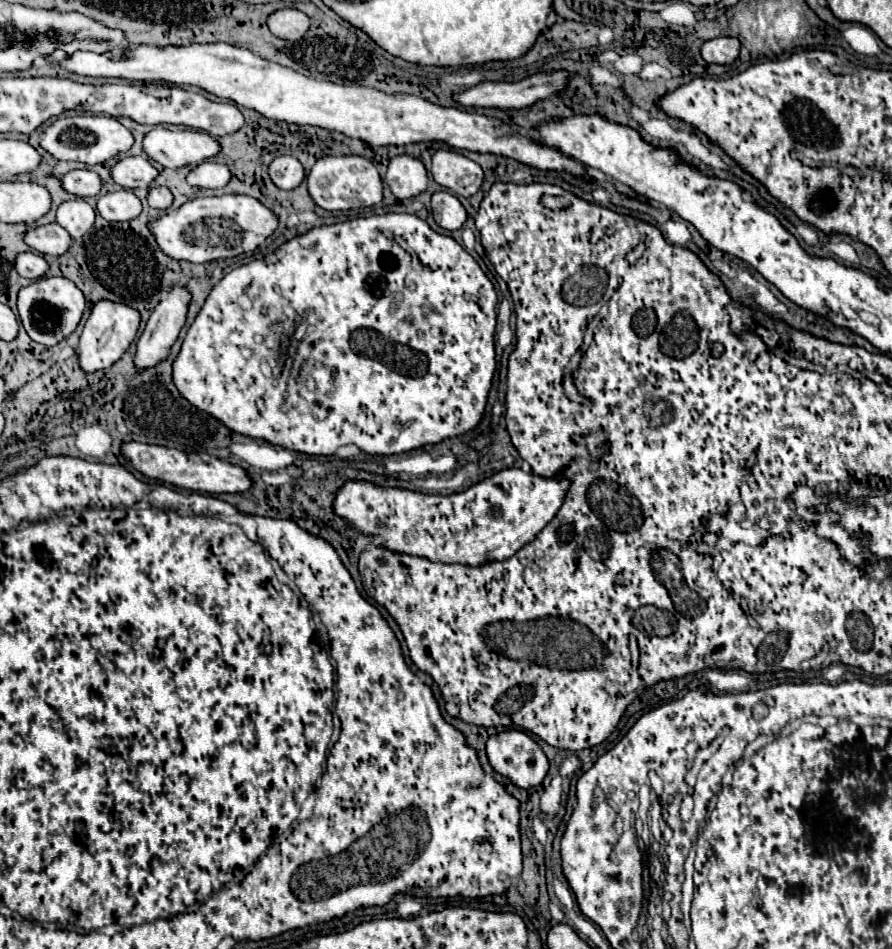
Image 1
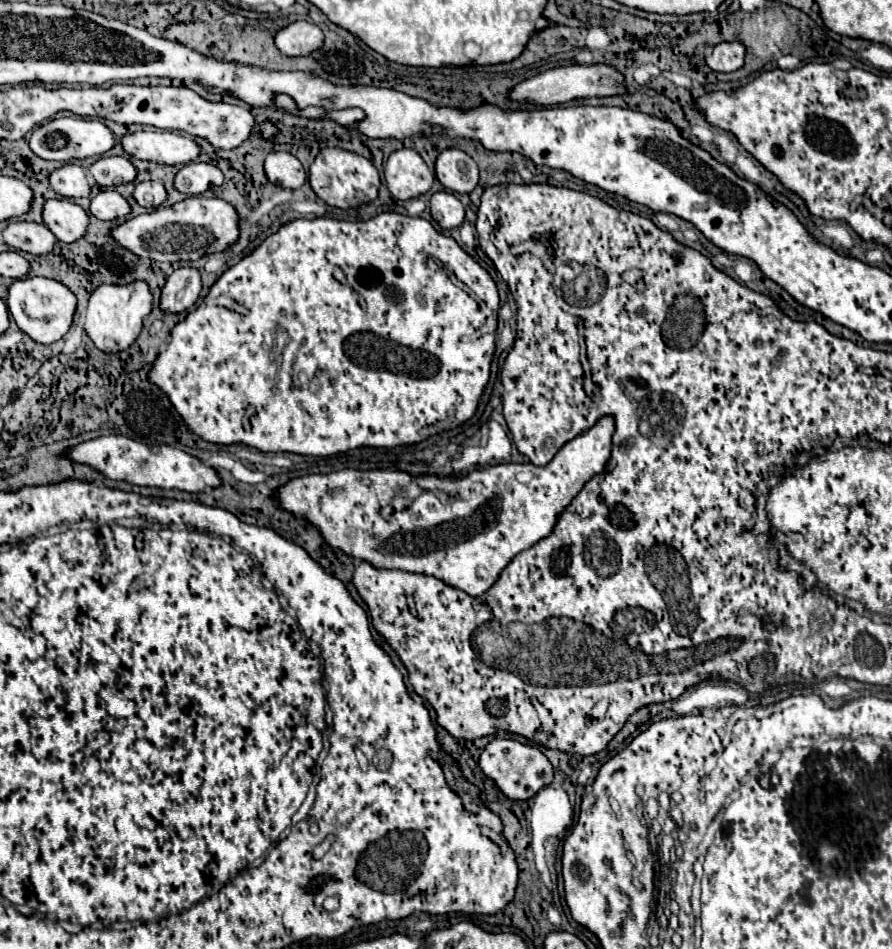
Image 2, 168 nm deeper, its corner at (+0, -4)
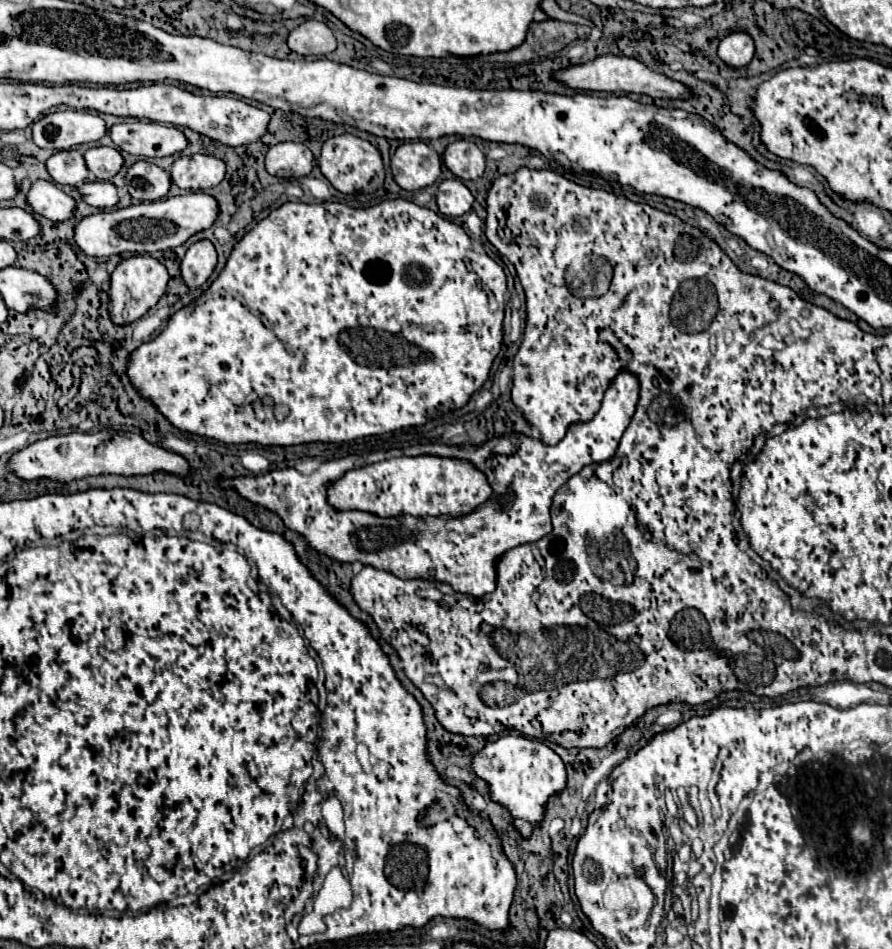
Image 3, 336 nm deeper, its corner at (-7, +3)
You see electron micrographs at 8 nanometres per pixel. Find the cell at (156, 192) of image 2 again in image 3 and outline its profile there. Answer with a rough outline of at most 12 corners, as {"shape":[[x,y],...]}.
{"shape":[[147,160],[125,172],[135,200],[167,196],[171,174]]}

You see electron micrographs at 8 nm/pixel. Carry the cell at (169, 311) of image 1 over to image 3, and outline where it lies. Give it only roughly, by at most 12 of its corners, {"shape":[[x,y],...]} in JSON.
{"shape":[[209,240],[191,244],[181,260],[189,288],[199,288],[217,264]]}

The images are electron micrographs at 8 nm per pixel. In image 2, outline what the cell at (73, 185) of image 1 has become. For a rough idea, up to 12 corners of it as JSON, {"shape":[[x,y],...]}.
{"shape":[[80,165],[50,175],[50,185],[66,199],[88,197],[92,189]]}

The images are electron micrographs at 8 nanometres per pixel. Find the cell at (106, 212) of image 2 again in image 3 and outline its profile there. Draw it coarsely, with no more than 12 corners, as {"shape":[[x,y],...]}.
{"shape":[[83,182],[81,198],[95,208],[113,208],[119,200],[111,182]]}

